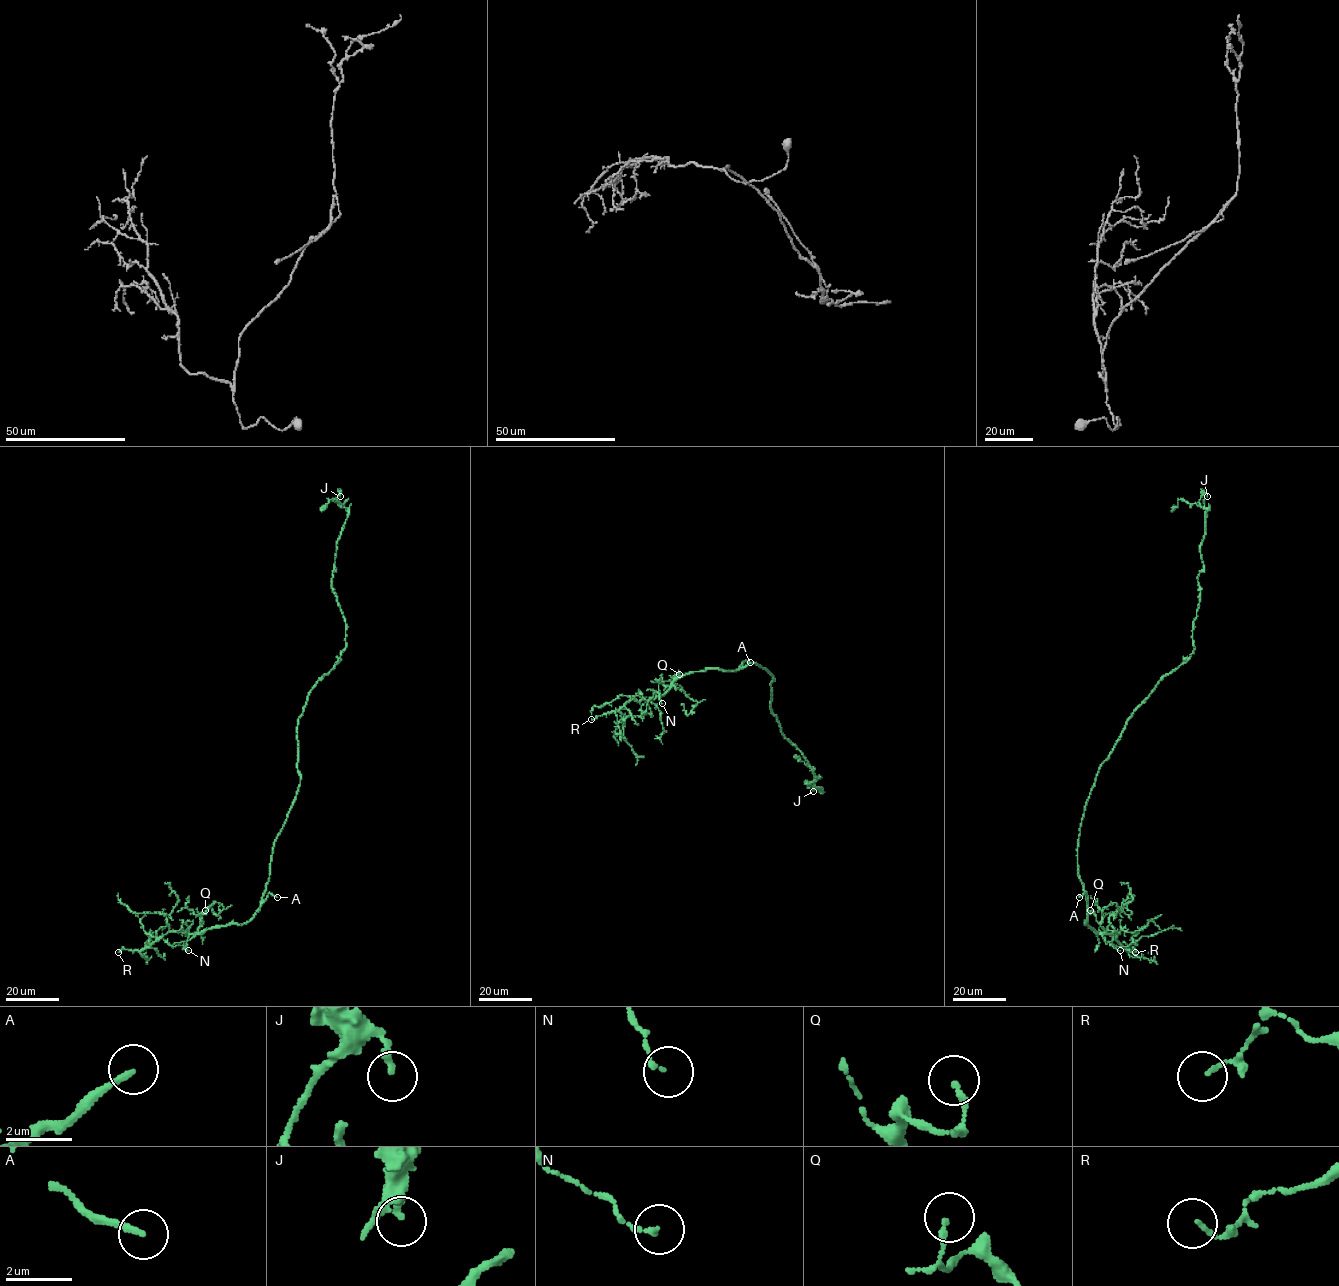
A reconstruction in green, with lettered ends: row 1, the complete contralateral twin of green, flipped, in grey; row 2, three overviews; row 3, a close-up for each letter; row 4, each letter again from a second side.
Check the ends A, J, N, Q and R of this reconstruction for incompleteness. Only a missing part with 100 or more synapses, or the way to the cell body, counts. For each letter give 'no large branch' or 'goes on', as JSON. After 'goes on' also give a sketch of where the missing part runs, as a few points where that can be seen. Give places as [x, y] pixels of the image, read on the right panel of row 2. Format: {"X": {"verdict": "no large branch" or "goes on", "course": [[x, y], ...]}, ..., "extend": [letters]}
{"A": {"verdict": "goes on", "course": [[1079, 897], [1070, 887], [1059, 895], [1057, 893]]}, "J": {"verdict": "no large branch"}, "N": {"verdict": "no large branch"}, "Q": {"verdict": "no large branch"}, "R": {"verdict": "no large branch"}, "extend": ["A"]}

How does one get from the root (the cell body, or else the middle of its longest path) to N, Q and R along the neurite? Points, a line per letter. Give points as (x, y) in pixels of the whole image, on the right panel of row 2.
N: (1100, 766), (1081, 822), (1078, 875), (1088, 901), (1086, 924), (1098, 934), (1110, 934), (1108, 943), (1120, 950)
Q: (1100, 766), (1083, 814), (1077, 861), (1078, 877), (1088, 901), (1085, 923), (1102, 934), (1104, 929), (1090, 910)
R: (1100, 766), (1077, 848), (1078, 875), (1088, 901), (1085, 923), (1098, 934), (1116, 931), (1116, 939), (1135, 952)

